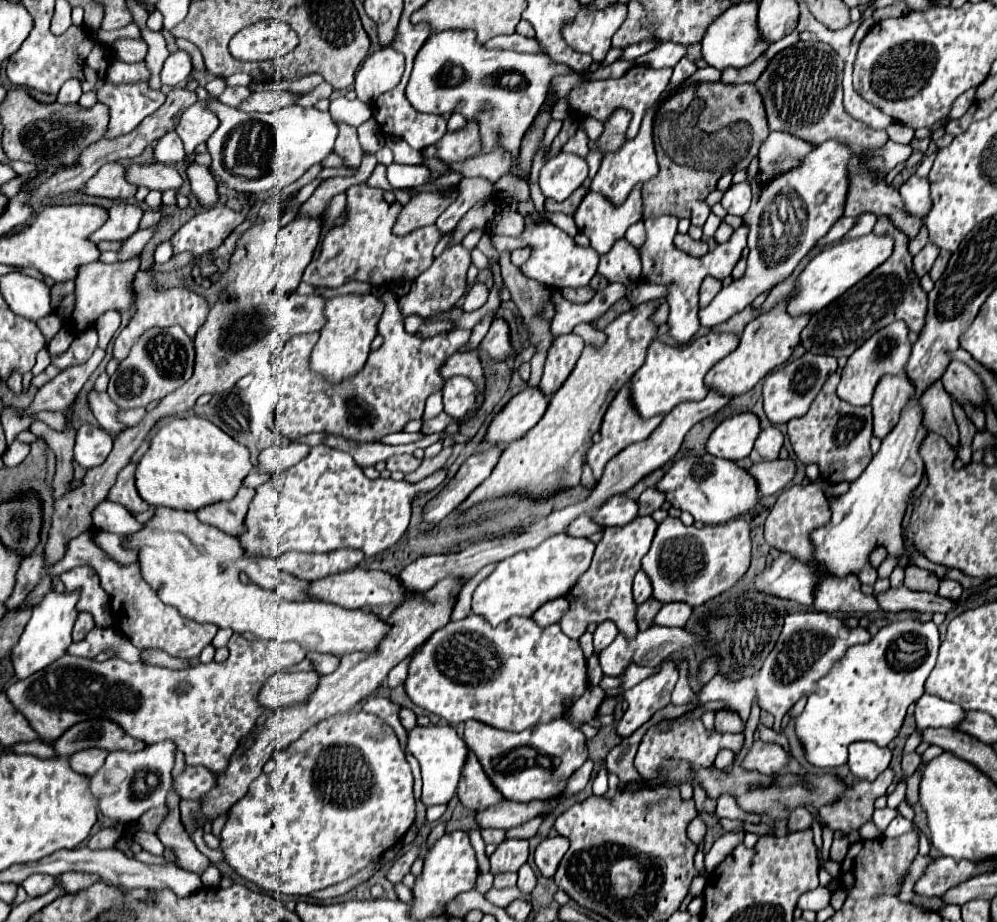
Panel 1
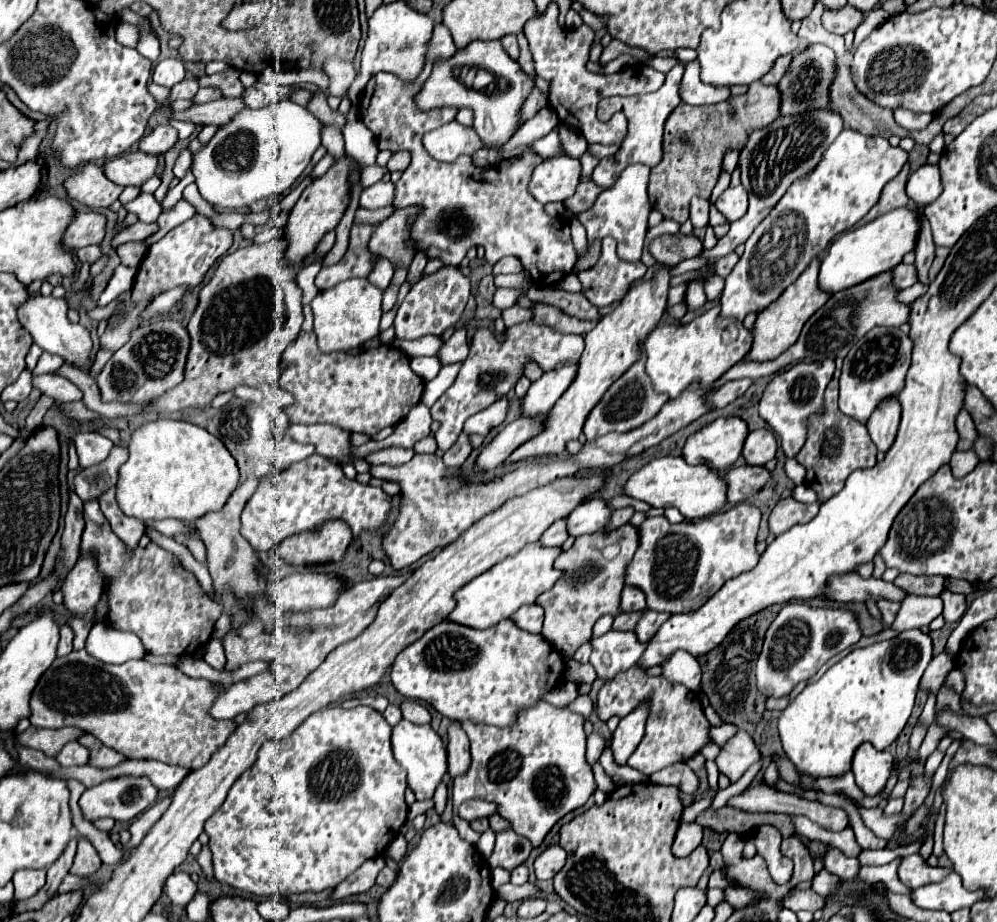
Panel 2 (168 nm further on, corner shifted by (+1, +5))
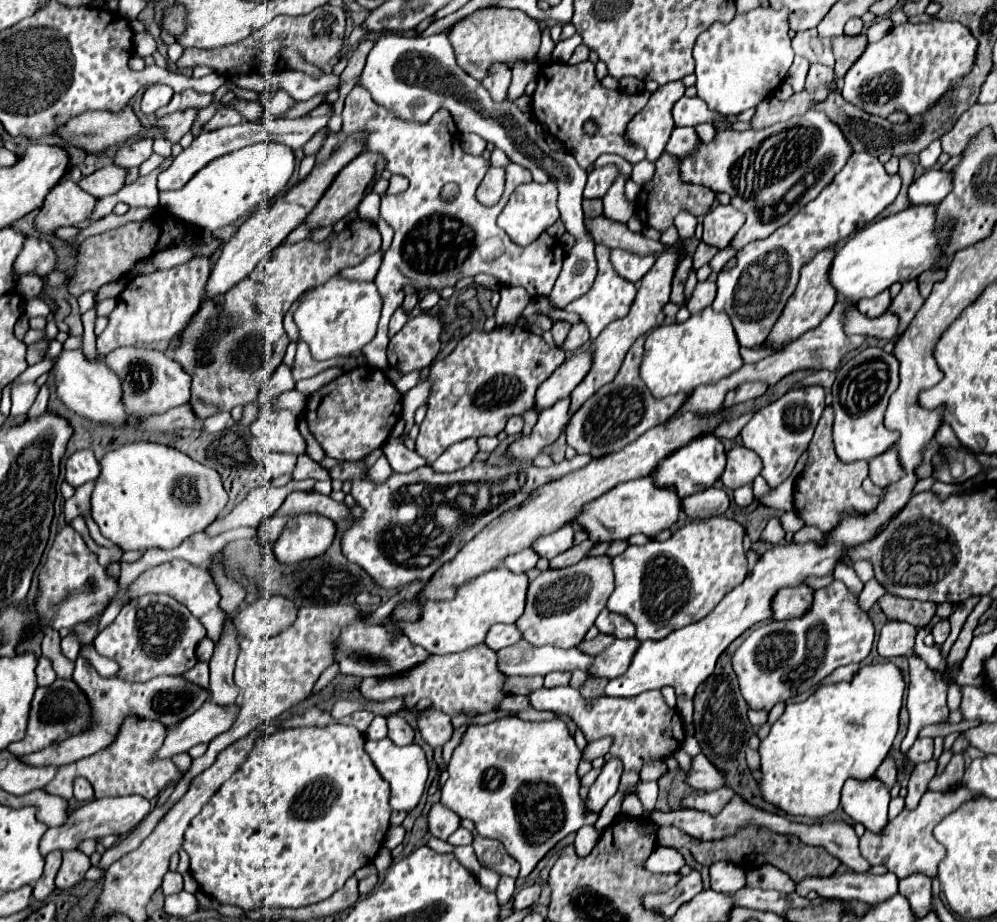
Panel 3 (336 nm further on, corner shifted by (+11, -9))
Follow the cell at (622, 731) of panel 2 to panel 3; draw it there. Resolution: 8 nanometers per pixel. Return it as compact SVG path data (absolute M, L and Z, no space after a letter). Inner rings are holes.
M610 759L604 765L600 777L590 787L588 797L584 799L584 805L586 805L588 813L600 813L602 811L606 801L618 791L620 775L622 775L622 763L618 759Z

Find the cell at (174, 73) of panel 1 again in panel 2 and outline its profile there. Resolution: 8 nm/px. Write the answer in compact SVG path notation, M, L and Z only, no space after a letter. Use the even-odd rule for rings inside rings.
M170 57L170 59L164 59L156 65L154 73L152 73L152 79L154 83L158 85L164 85L164 87L172 87L176 83L180 83L184 79L184 63L182 59L176 59L176 57Z

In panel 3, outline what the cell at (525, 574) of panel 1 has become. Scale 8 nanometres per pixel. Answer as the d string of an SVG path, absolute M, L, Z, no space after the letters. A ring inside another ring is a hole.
M496 567L456 587L456 595L450 601L418 599L420 617L416 621L400 621L396 625L404 631L408 639L412 639L414 645L424 647L432 655L460 653L464 649L482 643L488 629L494 623L514 623L524 611L526 591L528 591L526 575L512 575L510 571L504 571L504 567Z

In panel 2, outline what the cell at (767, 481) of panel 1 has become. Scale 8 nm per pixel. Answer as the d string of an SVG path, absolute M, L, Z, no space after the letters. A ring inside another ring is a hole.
M742 465L734 467L726 473L728 483L728 505L742 503L756 495L768 481L772 479L772 473L762 465Z

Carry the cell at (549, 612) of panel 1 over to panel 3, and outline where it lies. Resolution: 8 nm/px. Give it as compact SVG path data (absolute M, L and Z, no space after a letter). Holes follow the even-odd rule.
M492 625L484 643L492 651L500 651L504 647L510 647L512 643L520 641L520 633L516 631L516 625Z

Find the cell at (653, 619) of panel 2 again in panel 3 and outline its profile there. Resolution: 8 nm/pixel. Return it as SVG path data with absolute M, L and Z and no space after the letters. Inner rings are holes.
M616 639L608 649L604 649L600 655L594 657L588 673L592 677L604 677L604 679L614 679L622 675L628 669L628 663L632 655L636 653L636 647L640 645L638 639Z

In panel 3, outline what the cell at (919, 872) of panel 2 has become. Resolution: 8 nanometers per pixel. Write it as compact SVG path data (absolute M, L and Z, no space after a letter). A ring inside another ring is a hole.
M834 873L830 877L808 875L796 885L796 893L806 897L810 891L816 891L824 899L844 899L844 901L864 901L864 903L882 903L898 891L898 879L894 873L872 875L872 873Z

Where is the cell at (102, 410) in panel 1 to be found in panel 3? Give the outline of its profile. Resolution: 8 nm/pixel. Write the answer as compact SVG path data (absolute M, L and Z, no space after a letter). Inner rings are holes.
M14 383L12 385L12 409L10 415L26 415L28 409L32 407L40 387L36 383Z

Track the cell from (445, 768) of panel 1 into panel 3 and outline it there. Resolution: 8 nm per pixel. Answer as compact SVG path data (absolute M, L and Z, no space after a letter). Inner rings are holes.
M388 737L380 739L380 741L366 739L364 751L372 759L372 763L378 769L378 773L382 775L382 779L388 781L388 785L390 785L390 807L394 811L412 811L418 805L422 791L426 787L426 781L428 781L428 763L426 763L424 751L414 743L406 745L406 747L396 747Z

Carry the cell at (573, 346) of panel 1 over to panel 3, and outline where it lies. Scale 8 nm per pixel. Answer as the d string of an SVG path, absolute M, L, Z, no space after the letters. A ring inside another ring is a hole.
M502 325L494 331L470 331L460 339L452 353L438 357L430 365L432 387L426 403L428 411L416 437L416 453L428 463L434 463L452 443L464 441L468 437L496 437L500 431L504 431L510 417L524 415L528 409L536 409L536 389L564 363L564 359L564 349L548 345L540 335L534 335L520 325Z

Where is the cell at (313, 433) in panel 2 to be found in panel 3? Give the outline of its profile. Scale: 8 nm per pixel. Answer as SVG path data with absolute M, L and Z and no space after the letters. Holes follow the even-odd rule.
M280 365L276 369L276 375L272 375L272 379L268 379L268 383L264 383L264 387L260 387L260 393L258 393L258 399L256 399L258 417L250 425L250 431L258 439L258 443L260 443L260 447L264 451L280 451L280 453L294 453L294 455L306 453L306 441L304 441L304 437L298 431L296 419L292 419L292 413L290 411L280 409L276 405L278 397L282 393L286 393L286 391L292 391L294 385L296 385L296 381L292 379L292 371L286 365Z

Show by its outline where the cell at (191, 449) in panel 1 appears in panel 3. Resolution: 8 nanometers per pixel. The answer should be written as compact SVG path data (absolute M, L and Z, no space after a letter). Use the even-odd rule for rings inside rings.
M146 441L126 443L120 449L106 453L100 459L100 467L102 473L96 479L90 499L92 519L100 527L100 533L114 545L118 545L122 551L148 551L156 547L174 549L186 537L204 531L222 513L228 501L228 493L222 487L220 475L210 467L204 467L194 459L188 459L188 455L176 451L174 447Z

